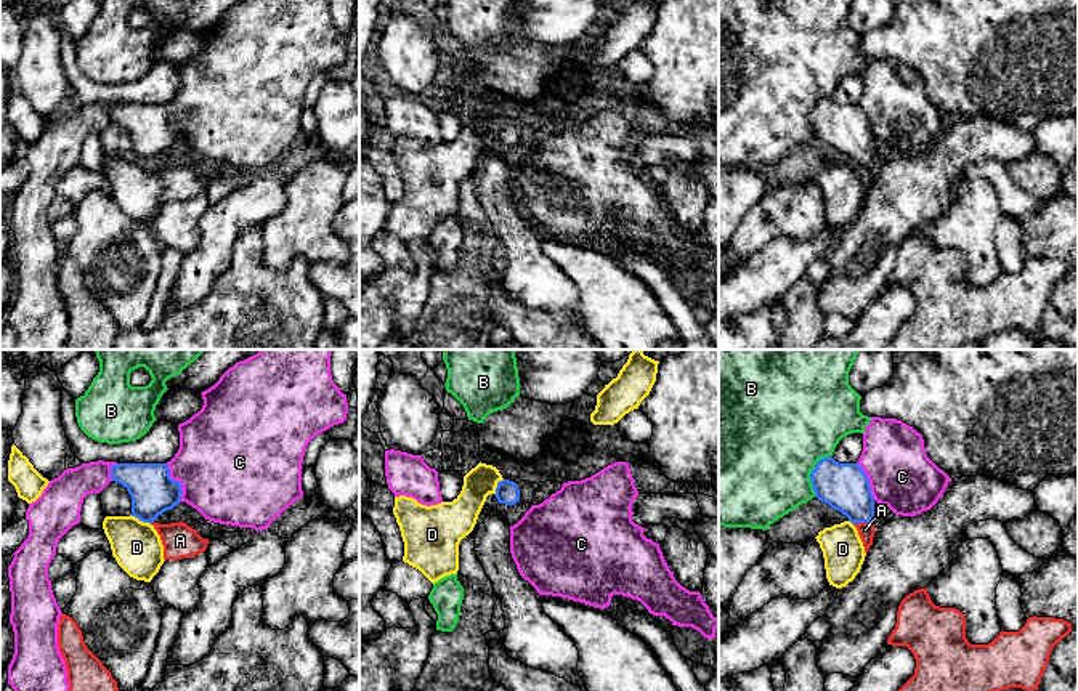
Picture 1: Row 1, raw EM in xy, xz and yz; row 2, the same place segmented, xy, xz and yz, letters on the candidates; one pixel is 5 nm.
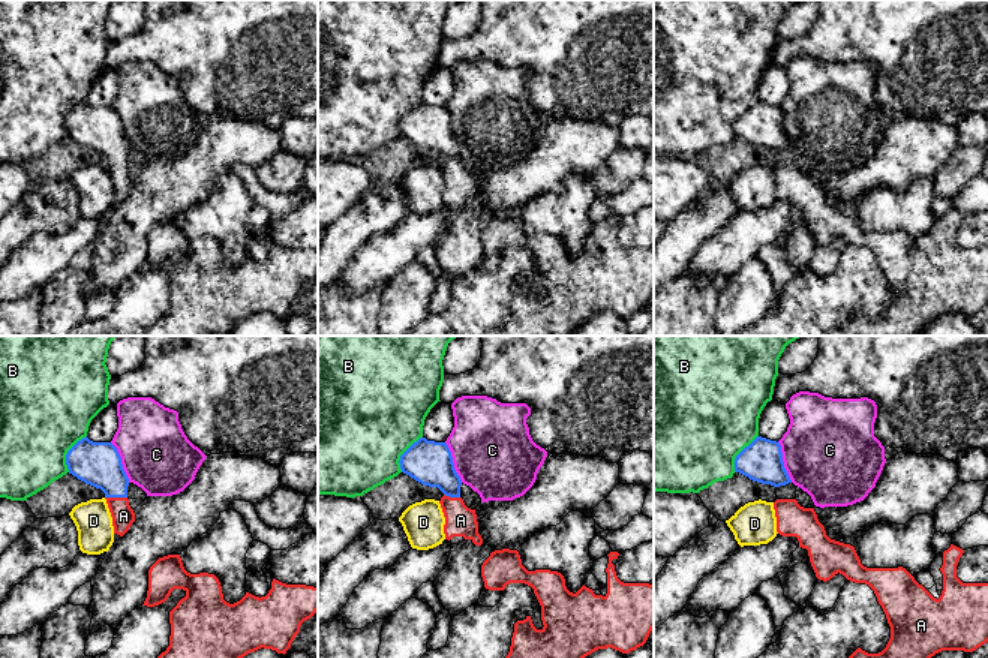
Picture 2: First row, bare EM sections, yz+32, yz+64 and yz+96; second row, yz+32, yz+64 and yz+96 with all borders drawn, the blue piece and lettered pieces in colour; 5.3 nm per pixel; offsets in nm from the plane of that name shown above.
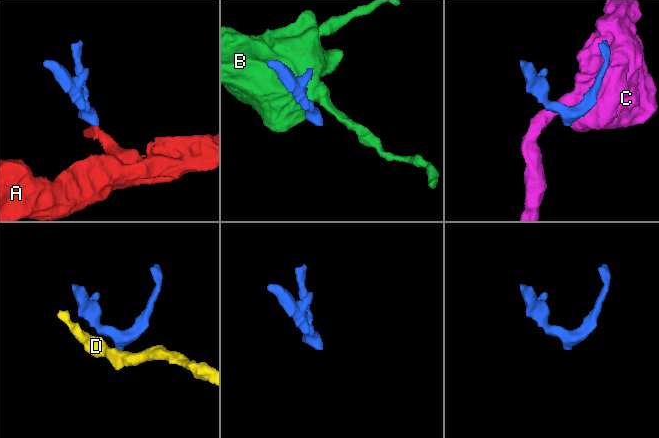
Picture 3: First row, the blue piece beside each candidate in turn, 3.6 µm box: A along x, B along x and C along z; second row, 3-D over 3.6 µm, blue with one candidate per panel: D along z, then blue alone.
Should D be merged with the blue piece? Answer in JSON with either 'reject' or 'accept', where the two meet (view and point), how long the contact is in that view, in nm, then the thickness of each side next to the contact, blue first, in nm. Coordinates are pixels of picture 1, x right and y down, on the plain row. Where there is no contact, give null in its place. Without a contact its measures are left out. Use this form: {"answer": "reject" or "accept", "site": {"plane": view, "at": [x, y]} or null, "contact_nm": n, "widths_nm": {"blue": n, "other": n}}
{"answer": "reject", "site": {"plane": "xy", "at": [140, 161]}, "contact_nm": 120, "widths_nm": {"blue": 220, "other": 260}}

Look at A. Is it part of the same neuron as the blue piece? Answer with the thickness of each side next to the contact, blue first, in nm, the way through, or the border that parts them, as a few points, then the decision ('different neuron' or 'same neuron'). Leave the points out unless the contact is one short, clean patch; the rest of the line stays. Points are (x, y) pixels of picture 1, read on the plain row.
240/80 nm | same neuron

